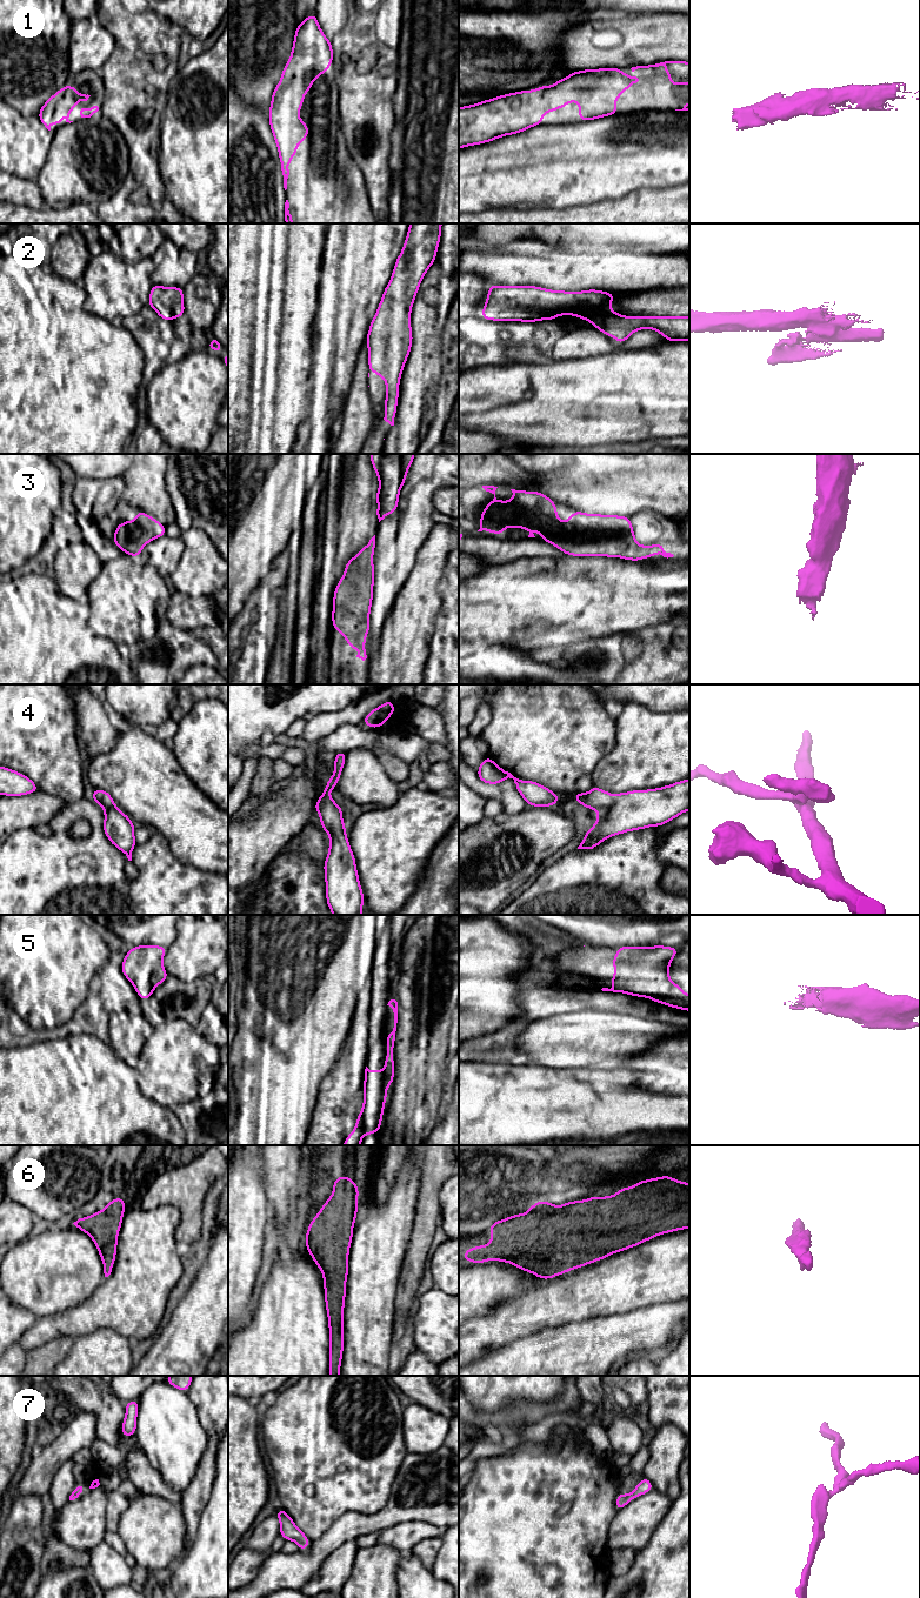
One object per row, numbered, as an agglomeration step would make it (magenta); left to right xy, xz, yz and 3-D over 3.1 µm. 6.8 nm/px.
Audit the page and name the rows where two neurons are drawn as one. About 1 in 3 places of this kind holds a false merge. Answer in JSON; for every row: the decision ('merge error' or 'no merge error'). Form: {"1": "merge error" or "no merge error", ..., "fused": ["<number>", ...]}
{"1": "no merge error", "2": "no merge error", "3": "no merge error", "4": "no merge error", "5": "no merge error", "6": "no merge error", "7": "no merge error", "fused": []}

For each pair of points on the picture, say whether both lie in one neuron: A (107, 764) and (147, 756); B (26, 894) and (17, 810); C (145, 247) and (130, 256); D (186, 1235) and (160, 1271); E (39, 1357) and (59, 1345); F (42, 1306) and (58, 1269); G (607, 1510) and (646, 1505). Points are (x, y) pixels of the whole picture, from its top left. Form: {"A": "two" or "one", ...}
{"A": "one", "B": "two", "C": "one", "D": "two", "E": "one", "F": "one", "G": "two"}

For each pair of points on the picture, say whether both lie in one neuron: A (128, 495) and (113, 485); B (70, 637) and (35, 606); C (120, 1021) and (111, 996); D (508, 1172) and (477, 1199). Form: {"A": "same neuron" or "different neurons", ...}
{"A": "different neurons", "B": "same neuron", "C": "different neurons", "D": "same neuron"}

